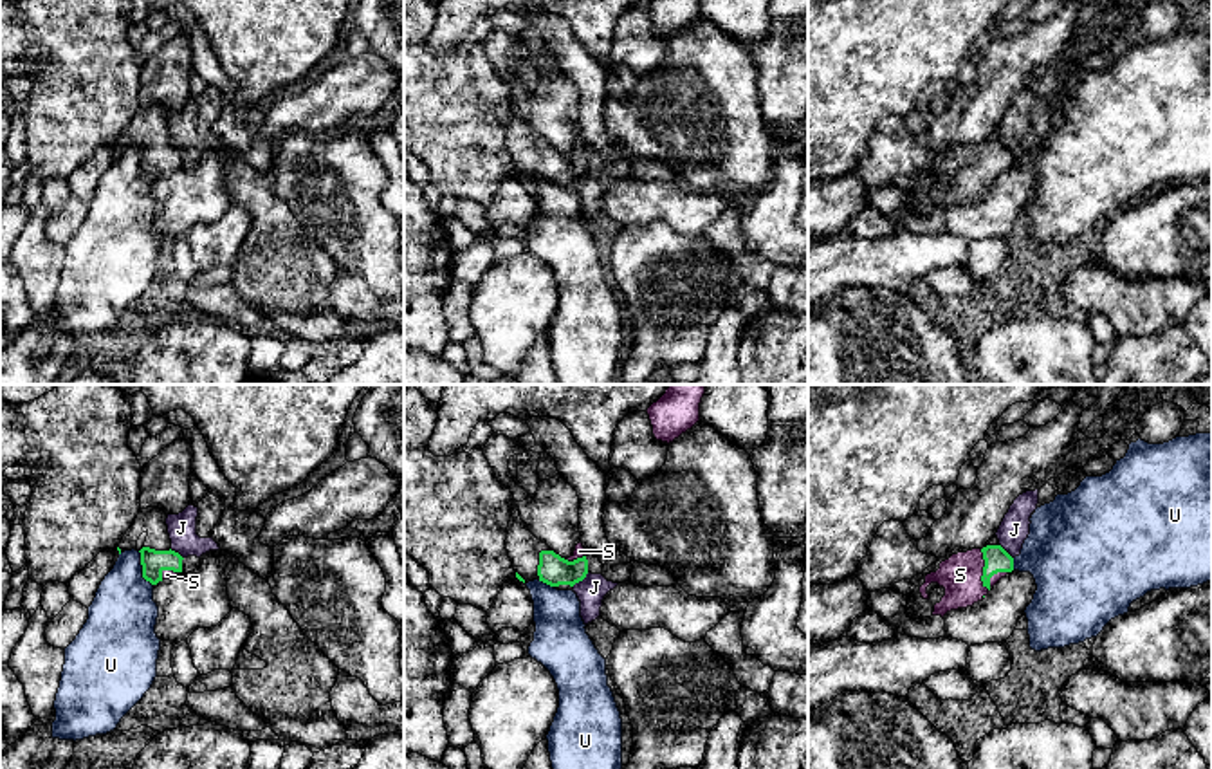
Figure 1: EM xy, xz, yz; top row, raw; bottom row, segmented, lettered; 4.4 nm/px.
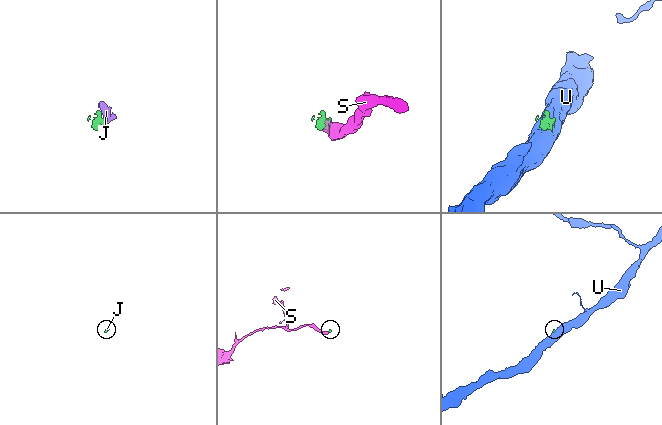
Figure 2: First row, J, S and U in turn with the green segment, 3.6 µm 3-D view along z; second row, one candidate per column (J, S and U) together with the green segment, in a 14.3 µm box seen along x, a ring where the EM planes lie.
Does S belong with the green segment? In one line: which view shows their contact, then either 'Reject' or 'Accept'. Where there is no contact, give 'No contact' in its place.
Touches green in yz. Accept

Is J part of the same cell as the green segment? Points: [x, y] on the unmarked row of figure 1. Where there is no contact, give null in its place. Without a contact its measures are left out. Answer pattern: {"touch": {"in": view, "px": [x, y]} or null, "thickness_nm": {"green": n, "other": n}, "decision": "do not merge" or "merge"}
{"touch": {"in": "xz", "px": [579, 176]}, "thickness_nm": {"green": 140, "other": 120}, "decision": "do not merge"}

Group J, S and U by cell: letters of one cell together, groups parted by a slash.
J / S / U

